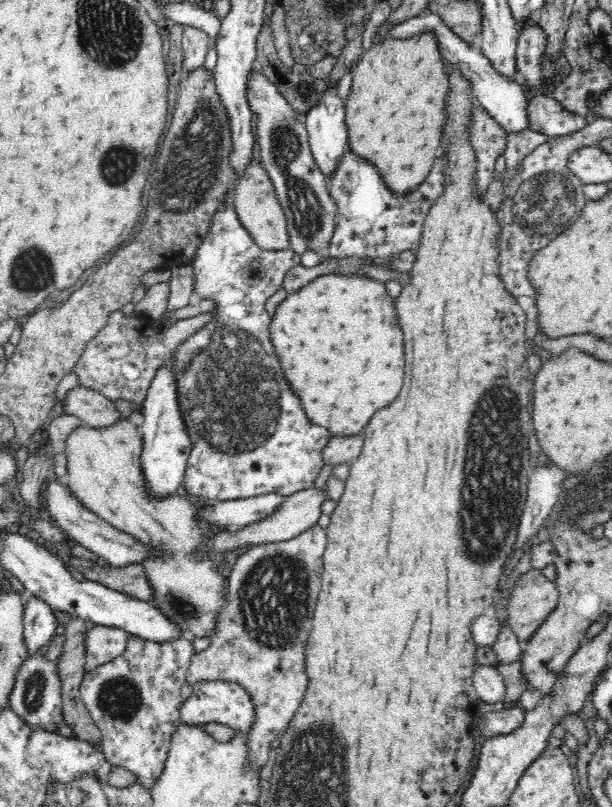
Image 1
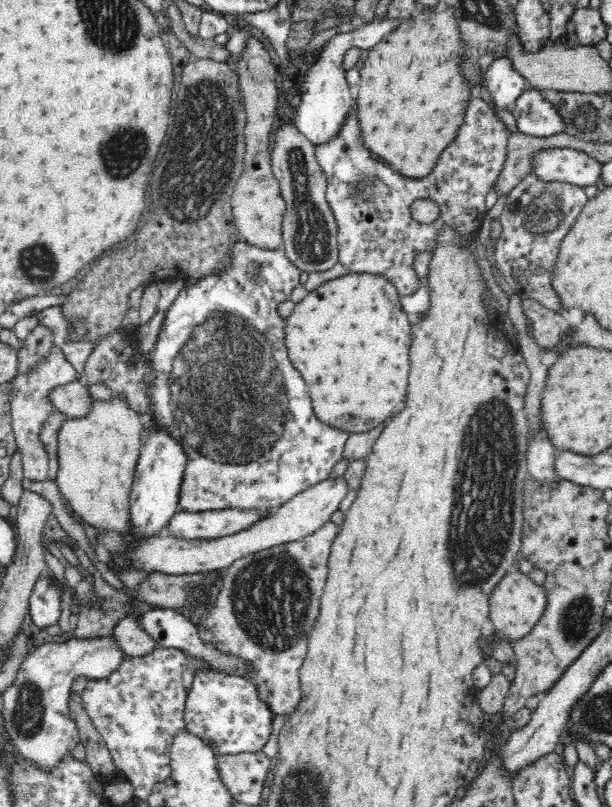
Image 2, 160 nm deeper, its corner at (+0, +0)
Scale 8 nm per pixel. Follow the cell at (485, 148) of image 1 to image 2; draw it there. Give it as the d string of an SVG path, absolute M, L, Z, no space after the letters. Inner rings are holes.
M478 95L474 96L474 98L470 98L468 100L468 108L466 108L466 112L464 112L463 122L464 124L460 124L460 128L458 129L458 136L452 140L452 144L448 146L448 150L443 150L442 154L440 154L438 162L435 164L433 171L428 174L428 176L424 176L424 178L420 178L418 180L410 180L404 179L403 176L399 176L397 173L394 173L391 168L388 170L388 166L384 166L384 164L378 164L370 154L368 154L367 150L362 148L362 144L360 144L360 130L358 130L358 123L356 122L357 117L353 113L355 106L352 106L352 112L348 114L347 122L344 123L342 130L340 130L340 134L336 135L335 139L330 140L326 144L320 144L319 147L316 147L316 160L320 163L324 174L326 175L327 180L327 192L326 192L326 200L329 202L330 208L334 213L336 222L337 222L337 243L338 243L338 258L337 262L343 264L345 267L349 268L352 273L372 273L374 275L380 274L385 277L388 282L390 282L400 294L412 294L412 292L416 292L418 290L418 286L420 286L420 280L422 278L418 277L412 268L412 261L416 254L420 254L424 251L429 251L431 246L433 245L433 236L435 232L446 223L454 223L456 227L460 228L460 233L470 232L470 233L478 233L481 228L481 223L487 214L486 209L486 195L488 194L492 185L496 182L497 177L500 176L500 172L502 168L504 168L504 164L507 162L507 154L508 154L508 138L510 135L507 126L502 122L499 118L495 109L490 107L488 102L485 102ZM416 200L431 200L438 205L439 213L437 217L430 223L426 224L425 227L419 227L416 219L411 215L411 206L416 202Z

